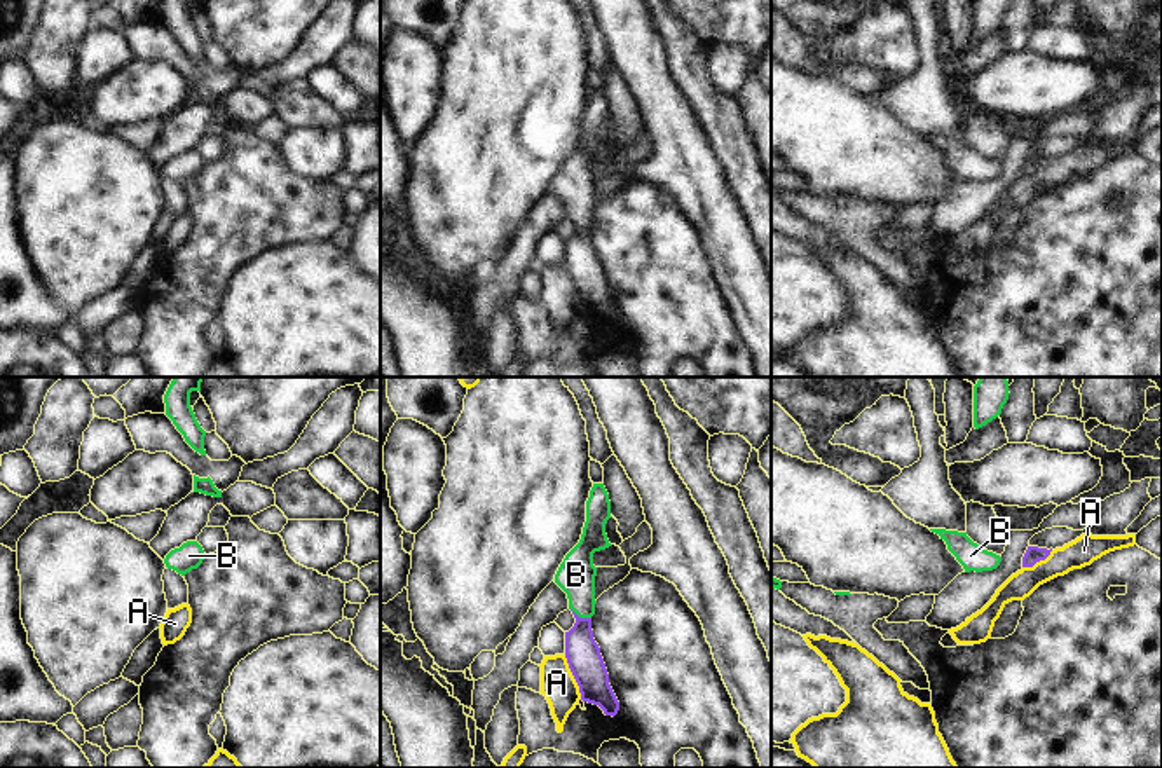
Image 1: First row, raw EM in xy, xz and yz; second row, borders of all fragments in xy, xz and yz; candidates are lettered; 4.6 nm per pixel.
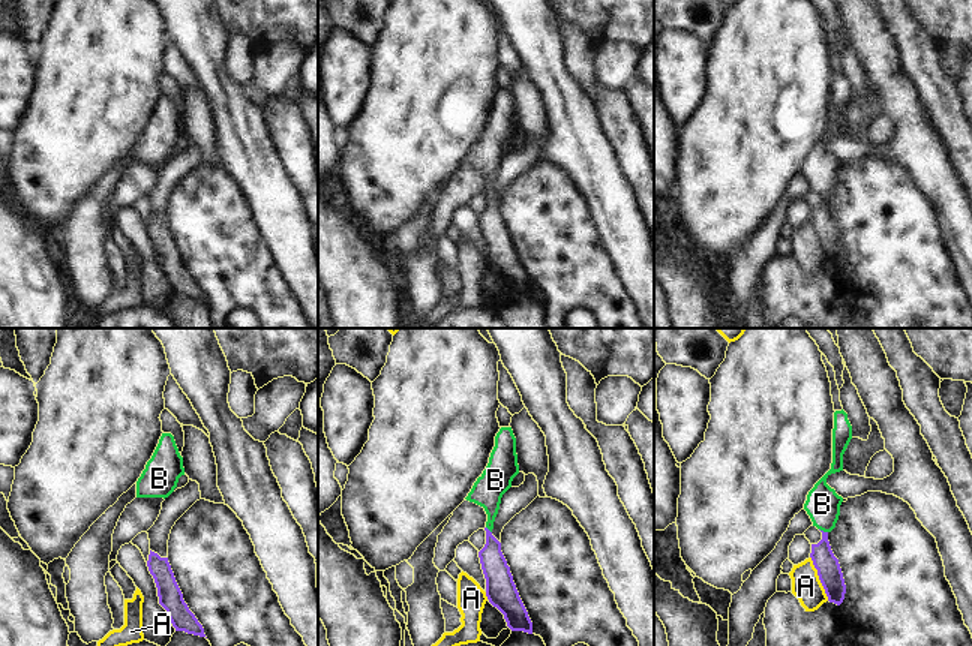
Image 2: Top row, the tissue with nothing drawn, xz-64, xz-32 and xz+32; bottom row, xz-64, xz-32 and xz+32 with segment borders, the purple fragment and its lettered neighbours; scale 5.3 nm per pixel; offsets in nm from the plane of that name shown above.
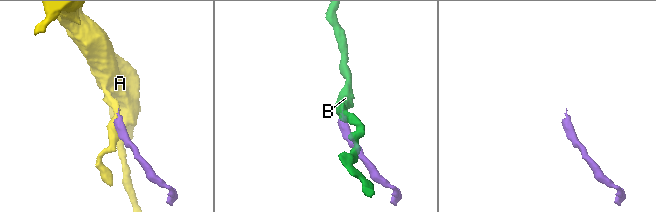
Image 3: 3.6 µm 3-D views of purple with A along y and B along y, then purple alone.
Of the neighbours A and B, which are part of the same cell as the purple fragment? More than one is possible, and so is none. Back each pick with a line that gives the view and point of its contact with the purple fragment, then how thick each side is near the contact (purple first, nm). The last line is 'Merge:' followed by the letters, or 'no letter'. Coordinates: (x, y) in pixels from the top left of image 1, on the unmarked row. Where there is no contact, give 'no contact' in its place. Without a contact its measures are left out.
B: meets purple in xz at (581, 227); 160 nm thick on the purple side, 180 nm on the other
Merge: B

